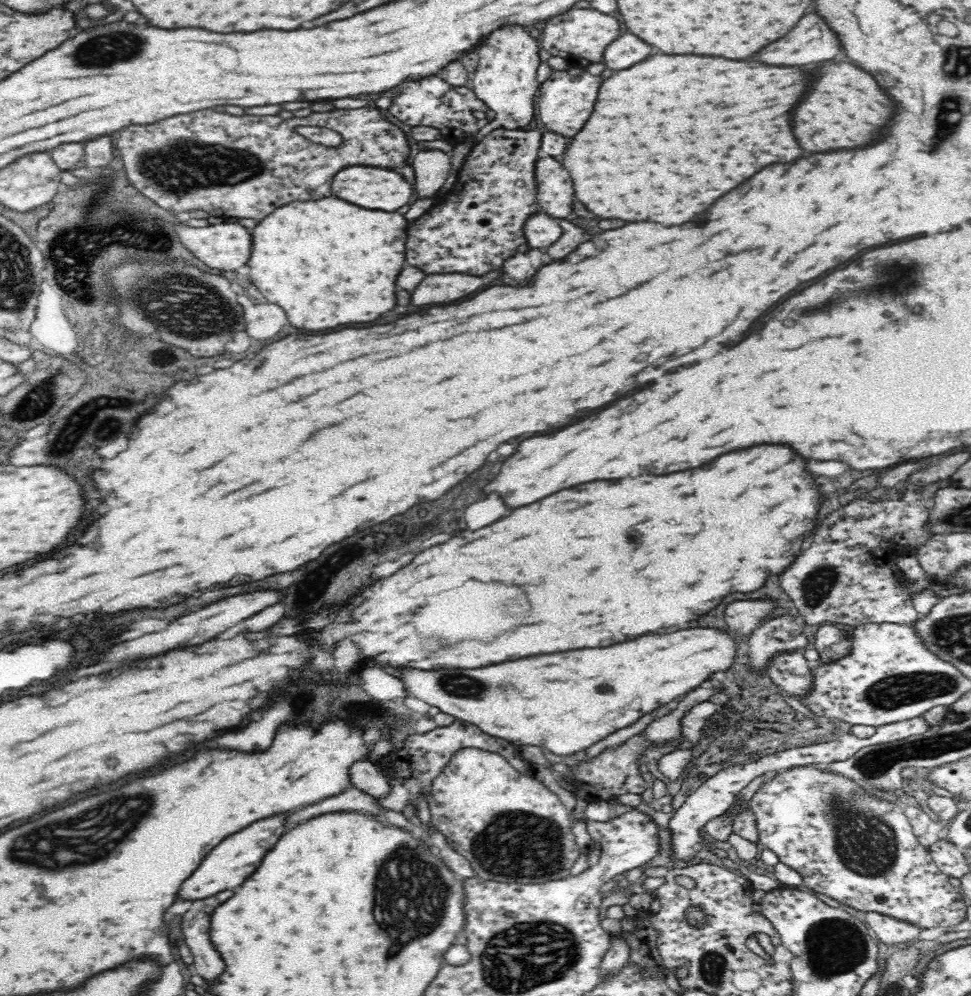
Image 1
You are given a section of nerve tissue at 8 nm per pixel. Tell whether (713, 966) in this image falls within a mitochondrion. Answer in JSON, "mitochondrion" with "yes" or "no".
{"mitochondrion":"yes"}

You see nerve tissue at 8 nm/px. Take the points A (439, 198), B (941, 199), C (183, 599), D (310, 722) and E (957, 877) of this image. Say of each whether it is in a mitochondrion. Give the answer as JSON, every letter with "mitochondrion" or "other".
{"A":"other","B":"other","C":"other","D":"other","E":"other"}

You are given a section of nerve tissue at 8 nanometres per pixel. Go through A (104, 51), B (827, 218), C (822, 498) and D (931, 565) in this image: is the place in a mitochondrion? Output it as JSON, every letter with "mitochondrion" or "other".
{"A":"mitochondrion","B":"other","C":"other","D":"other"}

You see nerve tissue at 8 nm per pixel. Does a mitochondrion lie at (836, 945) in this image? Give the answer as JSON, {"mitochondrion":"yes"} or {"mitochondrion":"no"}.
{"mitochondrion":"yes"}

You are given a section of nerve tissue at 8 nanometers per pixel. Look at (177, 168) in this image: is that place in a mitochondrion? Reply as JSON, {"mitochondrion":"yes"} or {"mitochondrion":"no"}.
{"mitochondrion":"yes"}

